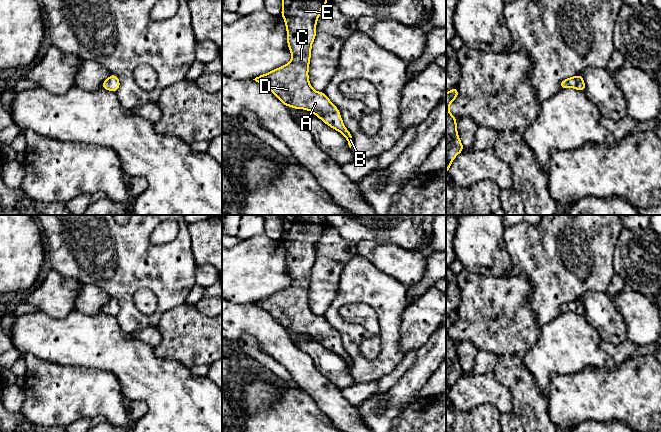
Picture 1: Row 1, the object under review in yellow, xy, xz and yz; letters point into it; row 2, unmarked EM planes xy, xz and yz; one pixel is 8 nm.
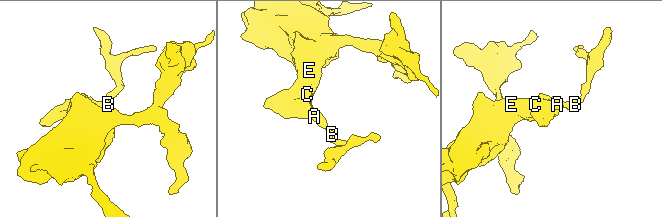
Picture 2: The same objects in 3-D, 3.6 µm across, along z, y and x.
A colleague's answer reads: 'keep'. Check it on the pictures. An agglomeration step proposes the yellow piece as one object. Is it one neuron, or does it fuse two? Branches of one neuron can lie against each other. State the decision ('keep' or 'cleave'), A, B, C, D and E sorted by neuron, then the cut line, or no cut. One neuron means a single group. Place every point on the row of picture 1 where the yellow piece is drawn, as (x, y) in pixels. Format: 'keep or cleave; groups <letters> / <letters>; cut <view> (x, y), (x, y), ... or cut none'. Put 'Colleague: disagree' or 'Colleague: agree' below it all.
keep; groups A B C D E; cut none
Colleague: agree

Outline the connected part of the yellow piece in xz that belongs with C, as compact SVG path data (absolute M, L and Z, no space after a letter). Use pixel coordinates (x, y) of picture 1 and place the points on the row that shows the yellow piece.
M329 0L282 1L281 16L285 20L292 59L288 64L253 80L266 86L285 106L311 111L328 126L342 133L351 148L353 137L344 126L339 110L324 92L316 92L311 87L308 78L316 22Z

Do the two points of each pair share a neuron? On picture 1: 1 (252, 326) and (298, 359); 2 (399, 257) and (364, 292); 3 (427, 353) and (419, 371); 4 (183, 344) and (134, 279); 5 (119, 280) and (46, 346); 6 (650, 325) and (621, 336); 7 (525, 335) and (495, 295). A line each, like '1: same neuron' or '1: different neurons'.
1: same neuron
2: different neurons
3: same neuron
4: different neurons
5: different neurons
6: different neurons
7: same neuron

